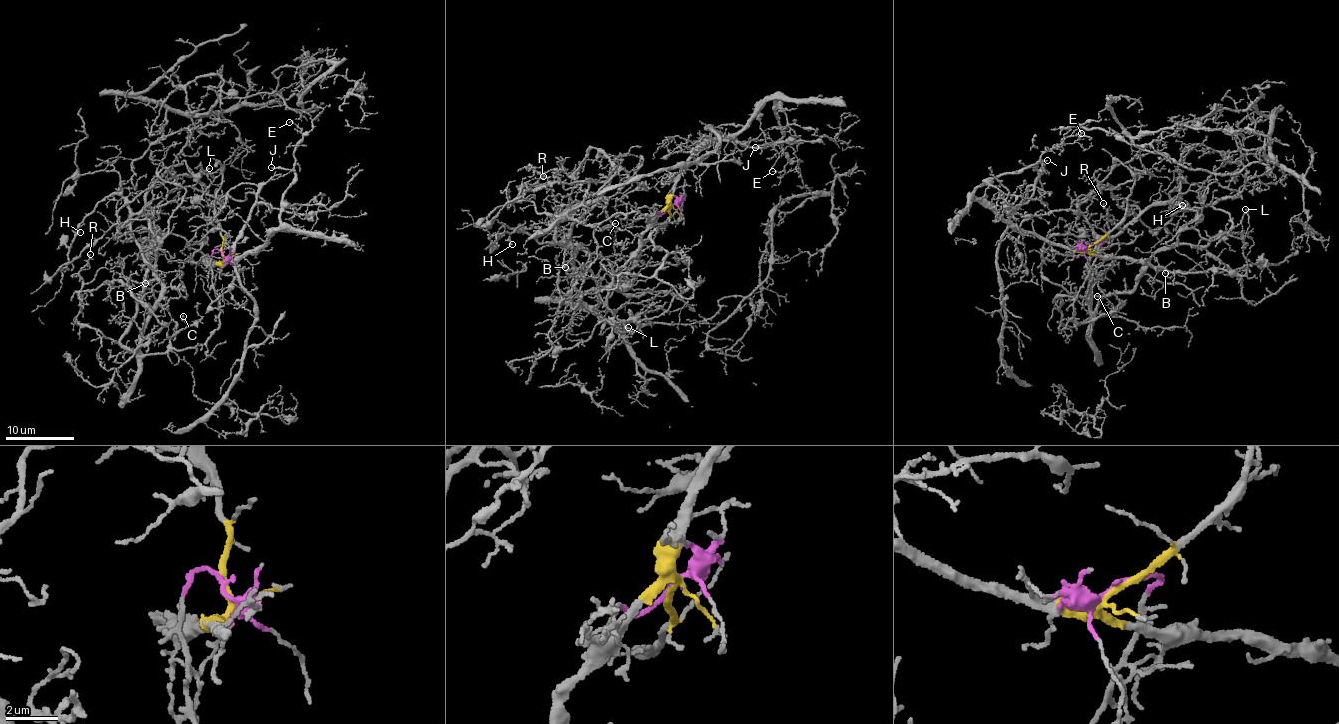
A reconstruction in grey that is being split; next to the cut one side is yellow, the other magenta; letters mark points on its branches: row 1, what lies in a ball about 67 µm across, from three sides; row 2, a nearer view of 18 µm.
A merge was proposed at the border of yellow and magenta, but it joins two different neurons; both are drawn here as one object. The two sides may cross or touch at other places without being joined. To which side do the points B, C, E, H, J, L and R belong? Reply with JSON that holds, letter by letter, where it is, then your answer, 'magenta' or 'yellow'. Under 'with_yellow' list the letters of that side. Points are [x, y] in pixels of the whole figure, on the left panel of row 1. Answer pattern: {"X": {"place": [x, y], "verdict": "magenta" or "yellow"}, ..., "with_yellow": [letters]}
{"B": {"place": [145, 283], "verdict": "magenta"}, "C": {"place": [183, 316], "verdict": "magenta"}, "E": {"place": [289, 122], "verdict": "yellow"}, "H": {"place": [80, 232], "verdict": "magenta"}, "J": {"place": [271, 167], "verdict": "yellow"}, "L": {"place": [209, 168], "verdict": "magenta"}, "R": {"place": [90, 254], "verdict": "magenta"}, "with_yellow": ["E", "J"]}

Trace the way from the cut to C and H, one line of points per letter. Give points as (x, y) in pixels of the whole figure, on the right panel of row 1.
C: (1092, 244), (1101, 242), (1070, 320), (1084, 323), (1104, 314), (1116, 315), (1108, 300), (1097, 296)
H: (1092, 244), (1101, 242), (1070, 320), (1092, 324), (1090, 251), (1167, 204), (1184, 178), (1169, 193), (1183, 205)

